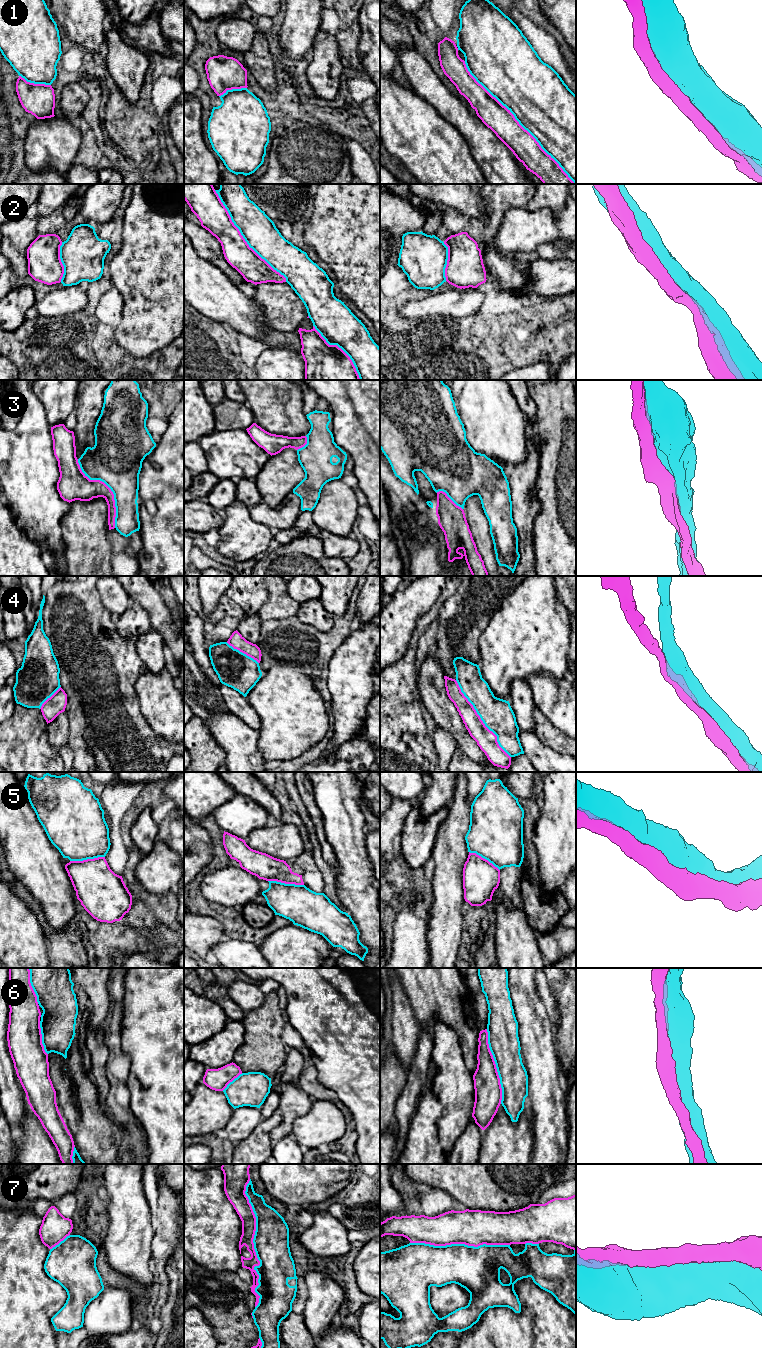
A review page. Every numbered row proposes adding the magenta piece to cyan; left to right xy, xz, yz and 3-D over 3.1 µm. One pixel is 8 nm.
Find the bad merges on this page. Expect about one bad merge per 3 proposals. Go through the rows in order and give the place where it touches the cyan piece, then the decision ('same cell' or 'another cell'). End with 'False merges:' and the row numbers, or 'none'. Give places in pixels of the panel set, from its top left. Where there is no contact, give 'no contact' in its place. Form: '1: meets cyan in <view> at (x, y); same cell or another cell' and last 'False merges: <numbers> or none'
1: meets cyan in yz at (517, 120); same cell
2: meets cyan in xz at (243, 237); same cell
3: meets cyan in xy at (109, 487); same cell
4: meets cyan in yz at (481, 719); another cell
5: meets cyan in xz at (286, 884); same cell
6: meets cyan in yz at (496, 1066); same cell
7: meets cyan in xz at (254, 1244); same cell
False merges: 4

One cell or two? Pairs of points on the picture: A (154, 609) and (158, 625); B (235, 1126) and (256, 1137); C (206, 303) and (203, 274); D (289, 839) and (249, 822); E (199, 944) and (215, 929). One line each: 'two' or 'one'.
A: one
B: two
C: one
D: two
E: one

